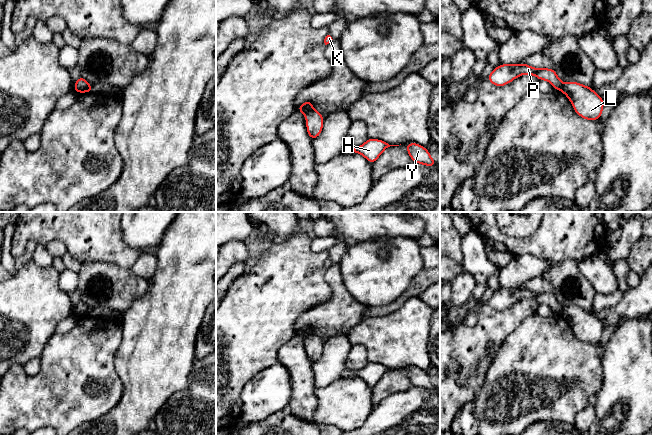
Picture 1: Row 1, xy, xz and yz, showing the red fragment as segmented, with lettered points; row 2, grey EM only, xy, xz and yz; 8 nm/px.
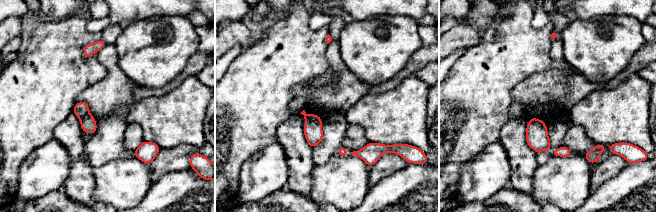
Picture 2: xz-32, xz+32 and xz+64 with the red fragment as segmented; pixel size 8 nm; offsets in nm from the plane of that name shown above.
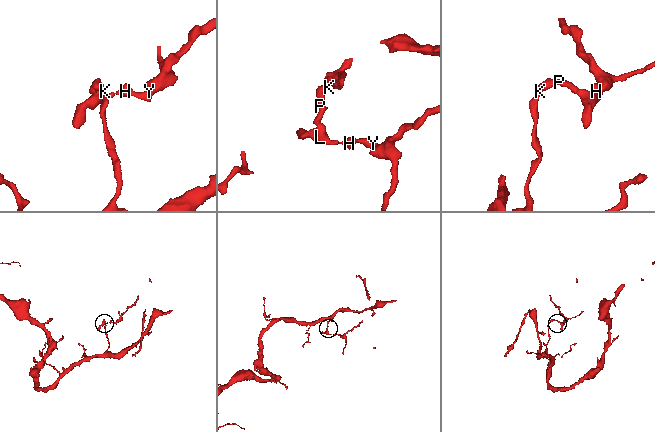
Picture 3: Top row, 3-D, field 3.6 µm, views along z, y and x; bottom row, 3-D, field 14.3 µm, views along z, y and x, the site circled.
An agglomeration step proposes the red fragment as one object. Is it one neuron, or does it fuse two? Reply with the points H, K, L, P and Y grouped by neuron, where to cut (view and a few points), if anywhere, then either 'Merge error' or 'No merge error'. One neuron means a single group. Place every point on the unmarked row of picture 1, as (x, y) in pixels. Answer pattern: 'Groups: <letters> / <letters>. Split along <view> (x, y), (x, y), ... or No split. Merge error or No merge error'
Groups: H L Y / K P. Split along xz (312, 332), (305, 339). Merge error

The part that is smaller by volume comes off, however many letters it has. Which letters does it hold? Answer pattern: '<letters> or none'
H, L, Y

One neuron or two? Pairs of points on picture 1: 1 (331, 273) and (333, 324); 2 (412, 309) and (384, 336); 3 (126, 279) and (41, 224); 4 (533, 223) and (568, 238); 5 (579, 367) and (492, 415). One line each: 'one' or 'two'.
1: one
2: one
3: two
4: two
5: one

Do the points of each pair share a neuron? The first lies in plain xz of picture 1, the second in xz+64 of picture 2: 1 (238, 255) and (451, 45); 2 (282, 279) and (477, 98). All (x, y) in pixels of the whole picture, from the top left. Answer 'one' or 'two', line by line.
1: one
2: one

